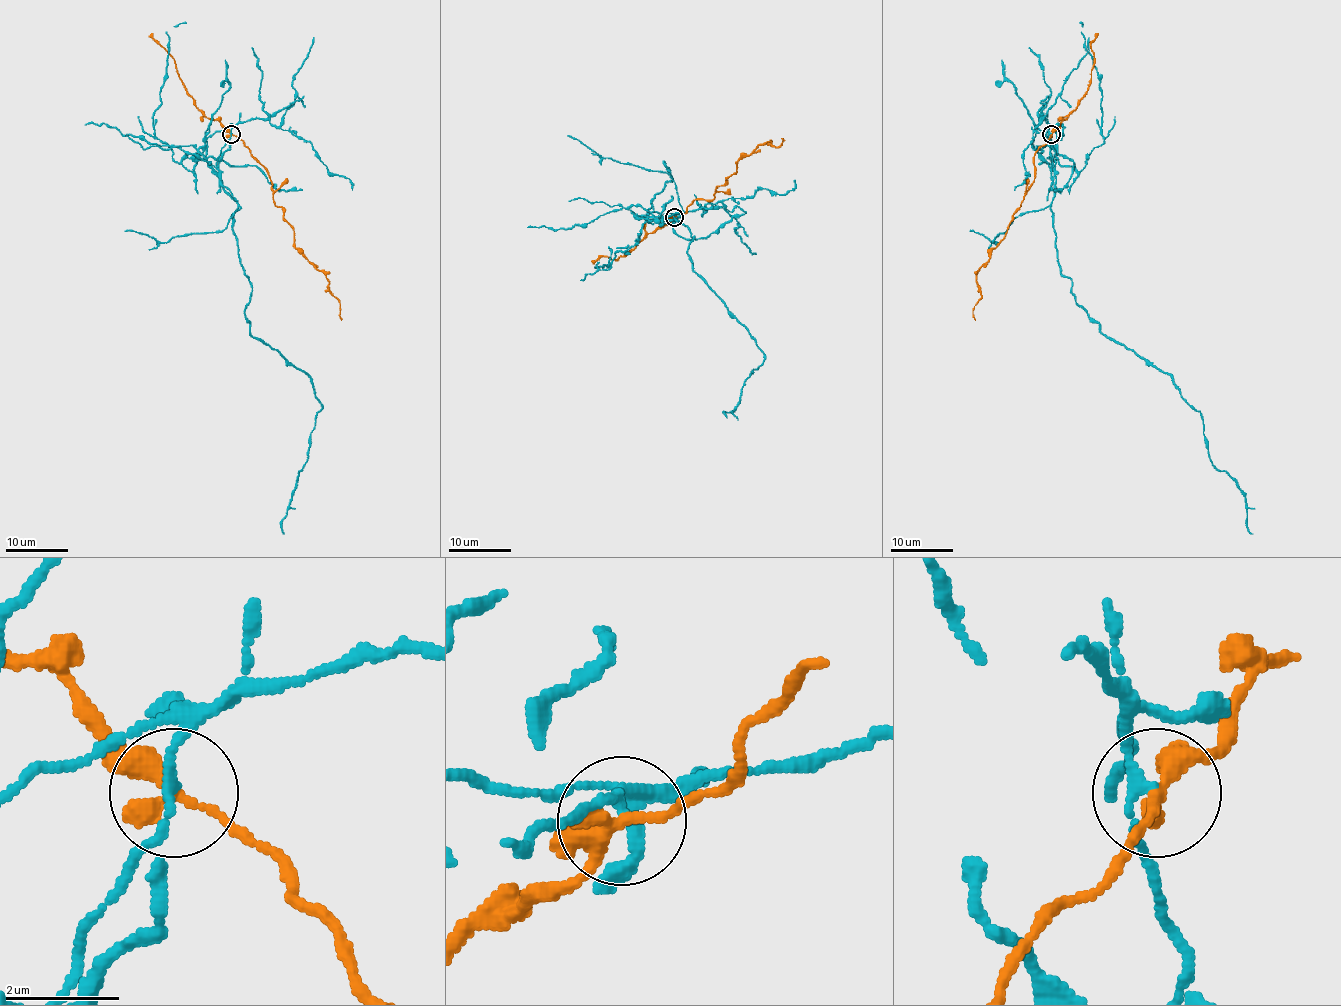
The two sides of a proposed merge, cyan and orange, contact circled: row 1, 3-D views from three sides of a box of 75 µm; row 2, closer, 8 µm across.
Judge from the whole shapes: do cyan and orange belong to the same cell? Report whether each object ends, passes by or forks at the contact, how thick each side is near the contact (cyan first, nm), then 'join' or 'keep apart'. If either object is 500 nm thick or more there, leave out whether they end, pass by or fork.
cyan passes by; orange forks; calibres 140 and 280 nm; keep apart

